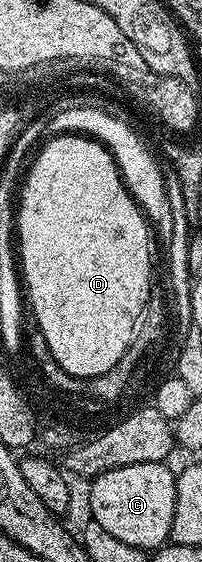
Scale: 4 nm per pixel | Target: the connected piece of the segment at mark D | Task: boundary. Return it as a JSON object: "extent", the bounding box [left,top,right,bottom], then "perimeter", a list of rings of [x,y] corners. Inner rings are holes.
{"extent":[16,133,148,379],"perimeter":[[[81,133],[56,135],[47,138],[41,144],[41,149],[42,152],[38,156],[37,154],[33,156],[25,172],[24,182],[20,187],[20,202],[16,207],[16,243],[19,248],[22,246],[20,271],[24,276],[29,306],[34,306],[34,315],[38,318],[37,330],[44,333],[44,341],[48,341],[48,349],[52,357],[68,374],[75,375],[77,379],[90,379],[98,371],[106,371],[106,367],[113,365],[114,359],[122,355],[122,347],[126,347],[130,339],[130,323],[134,323],[138,315],[138,307],[142,307],[142,295],[146,295],[146,270],[140,266],[140,261],[144,257],[144,237],[148,234],[148,220],[143,215],[142,208],[135,203],[130,192],[127,191],[126,184],[118,173],[118,166],[114,164],[113,155],[98,140]]]}

